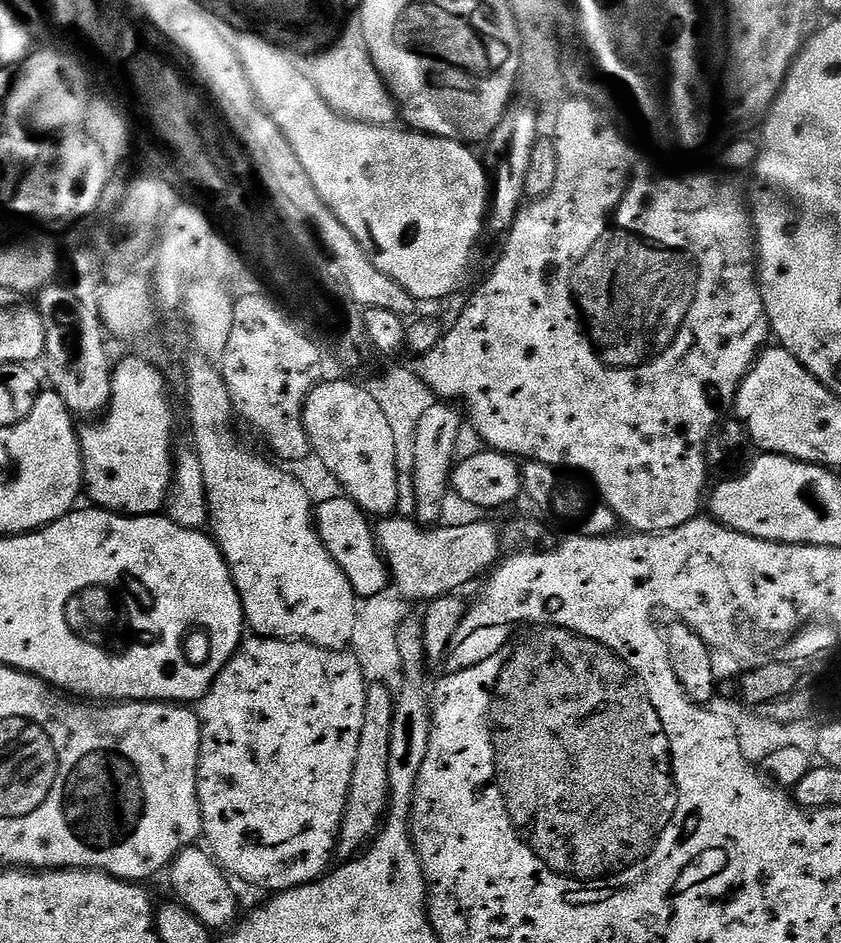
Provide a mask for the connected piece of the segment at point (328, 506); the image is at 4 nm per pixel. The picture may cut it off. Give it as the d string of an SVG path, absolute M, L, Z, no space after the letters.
M342 495L330 502L316 504L314 508L316 532L322 538L326 550L338 562L338 566L346 574L350 586L357 597L368 597L382 594L390 587L388 565L376 543L376 533L369 517L347 496Z

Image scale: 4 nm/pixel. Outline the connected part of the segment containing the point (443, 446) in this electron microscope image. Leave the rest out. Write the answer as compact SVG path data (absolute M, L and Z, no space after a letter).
M435 402L418 423L412 476L414 494L416 495L414 516L421 525L436 526L441 523L445 500L450 493L454 461L458 456L456 443L461 427L461 409L448 402Z

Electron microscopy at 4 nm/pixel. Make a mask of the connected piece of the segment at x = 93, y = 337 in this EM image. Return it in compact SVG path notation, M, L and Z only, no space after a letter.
M53 282L42 289L35 297L34 307L46 326L46 346L42 357L42 364L48 367L48 380L51 391L66 402L73 417L84 422L92 422L104 415L108 410L108 403L112 400L112 369L114 359L108 353L110 336L100 320L99 311L87 304L87 299L81 298L71 287L63 288L60 282Z

